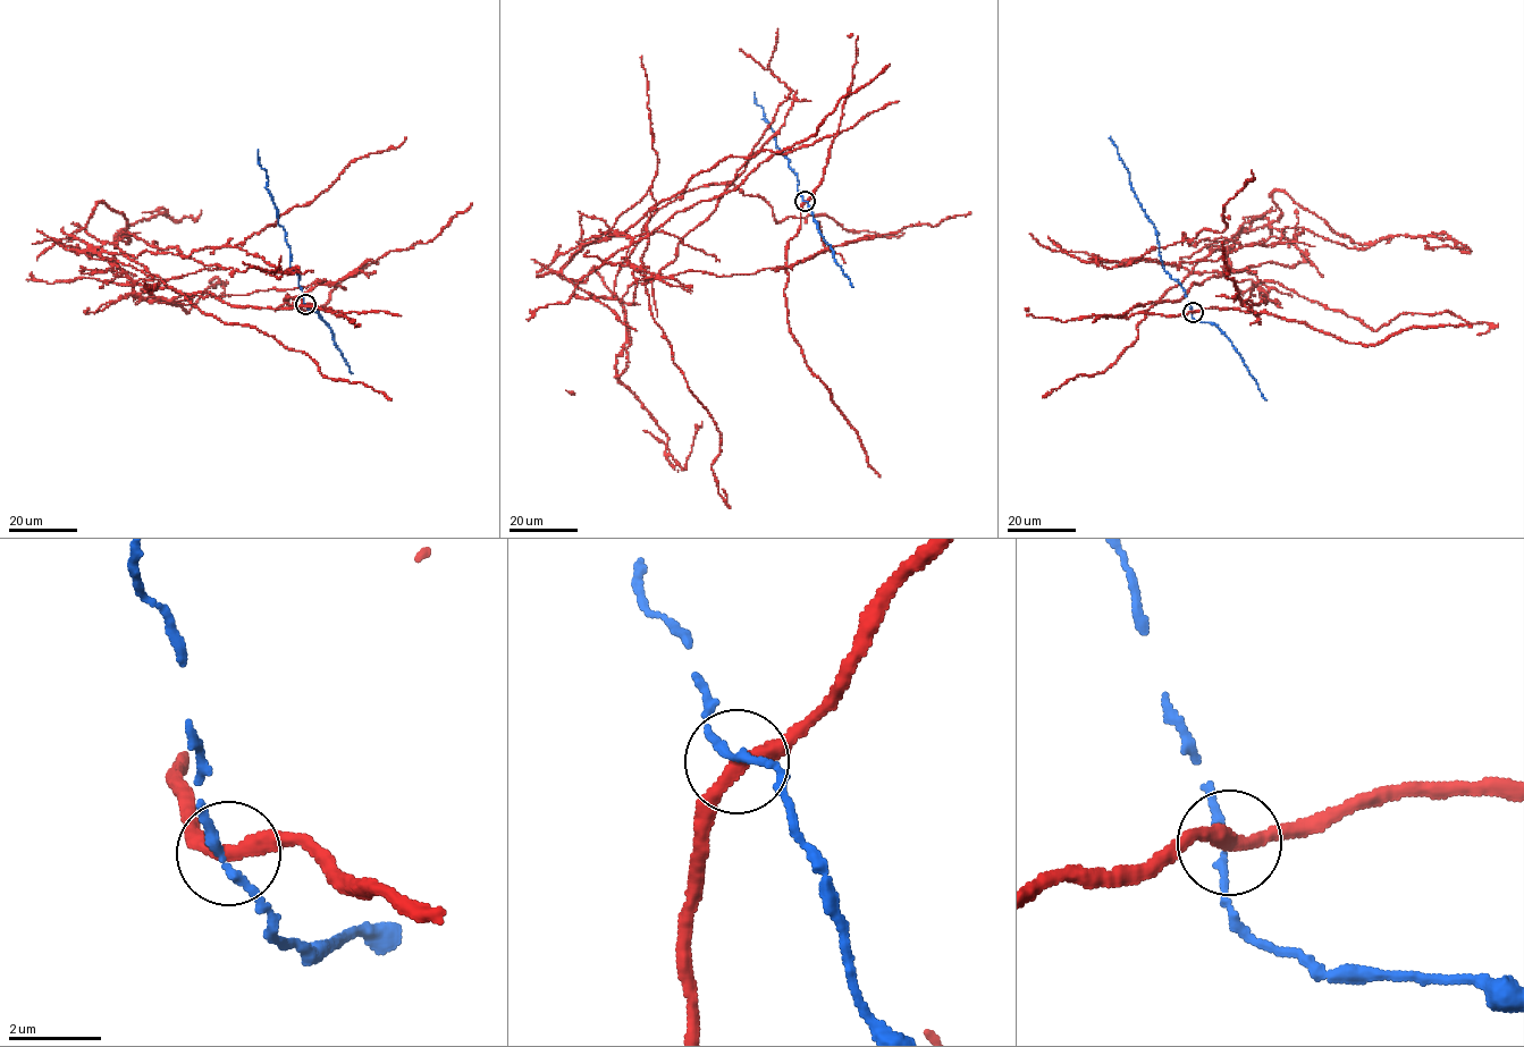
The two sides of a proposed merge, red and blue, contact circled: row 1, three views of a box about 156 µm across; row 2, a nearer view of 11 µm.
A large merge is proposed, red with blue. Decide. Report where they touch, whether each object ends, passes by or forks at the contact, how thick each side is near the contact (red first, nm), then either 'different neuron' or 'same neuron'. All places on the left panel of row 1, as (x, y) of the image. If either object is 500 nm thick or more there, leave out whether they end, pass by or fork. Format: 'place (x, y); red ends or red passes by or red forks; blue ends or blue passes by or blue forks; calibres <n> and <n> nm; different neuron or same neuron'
place (305, 304); red passes by; blue passes by; calibres 320 and 170 nm; different neuron

